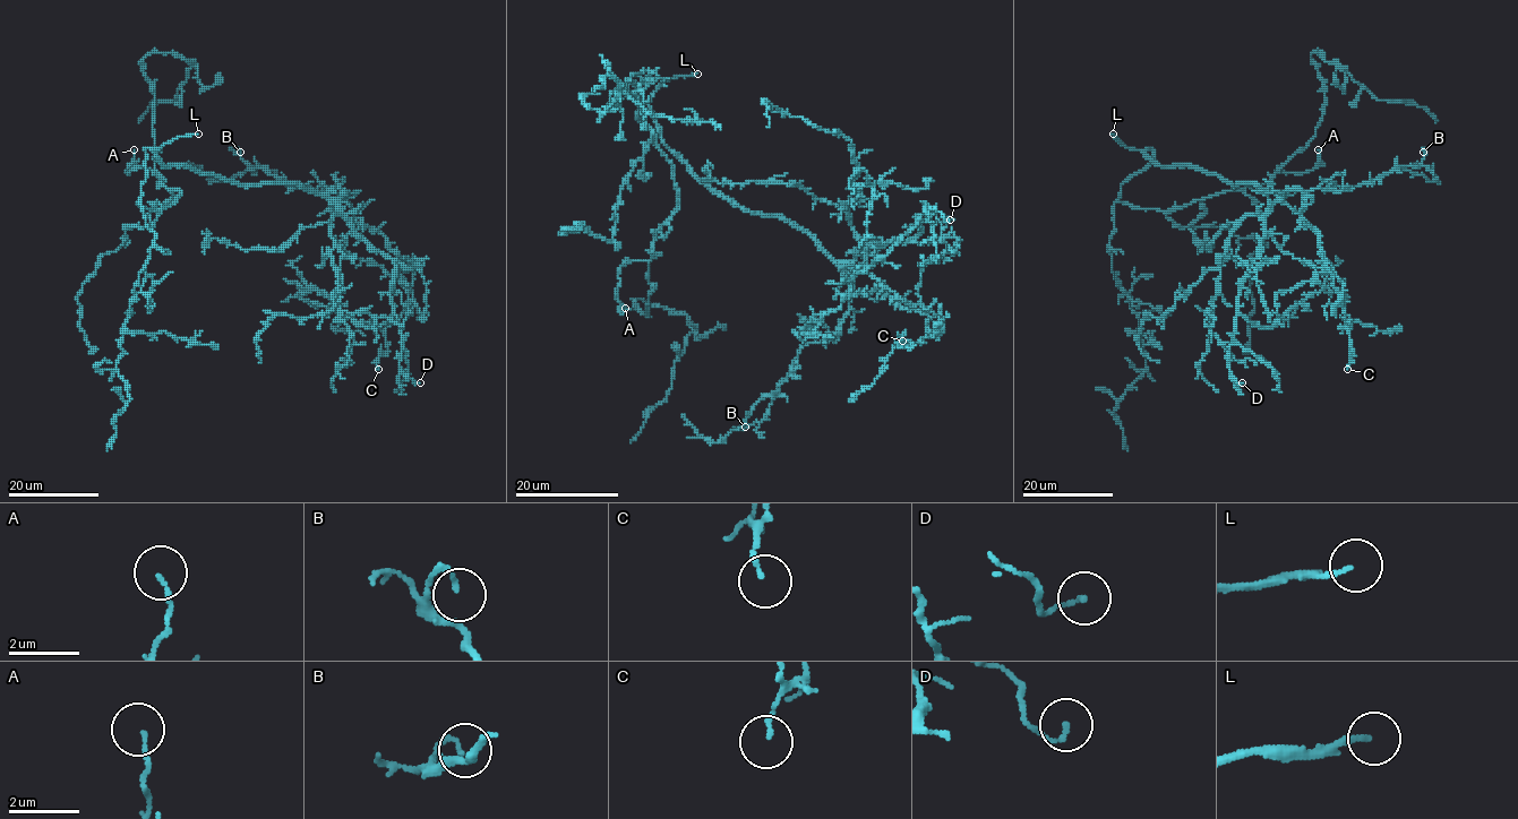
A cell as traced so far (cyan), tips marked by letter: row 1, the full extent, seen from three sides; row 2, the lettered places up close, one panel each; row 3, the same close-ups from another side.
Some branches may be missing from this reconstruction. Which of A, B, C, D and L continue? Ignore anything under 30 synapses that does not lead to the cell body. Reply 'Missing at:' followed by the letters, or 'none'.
Missing at: L

